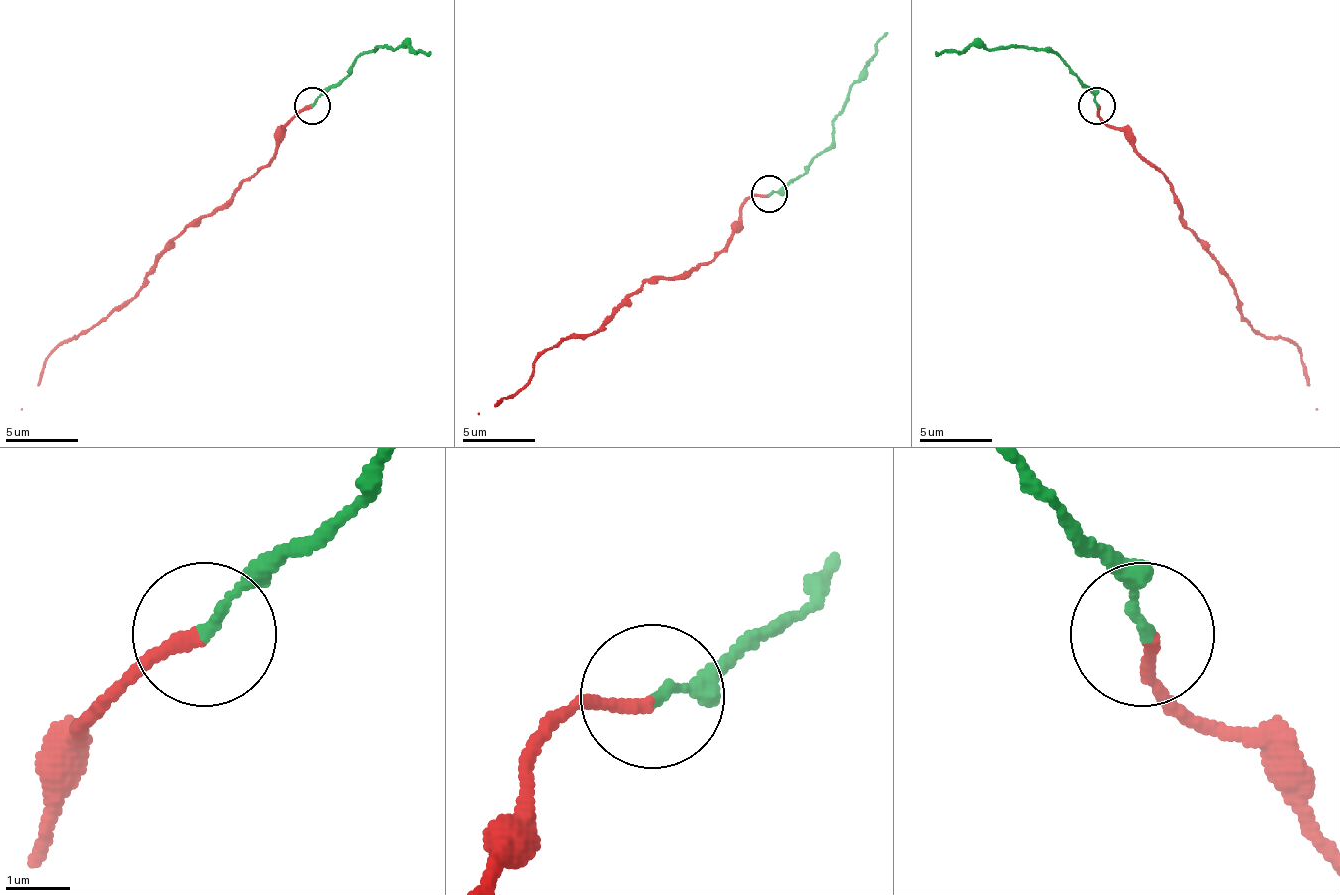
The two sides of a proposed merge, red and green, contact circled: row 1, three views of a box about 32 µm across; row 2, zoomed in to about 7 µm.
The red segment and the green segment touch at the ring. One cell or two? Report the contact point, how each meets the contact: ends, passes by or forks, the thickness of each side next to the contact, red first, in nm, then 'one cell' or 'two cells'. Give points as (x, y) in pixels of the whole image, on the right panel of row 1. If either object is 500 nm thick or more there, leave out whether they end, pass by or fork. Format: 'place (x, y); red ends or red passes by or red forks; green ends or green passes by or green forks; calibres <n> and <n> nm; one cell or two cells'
place (1096, 106); red ends; green ends; calibres 200 and 150 nm; two cells

